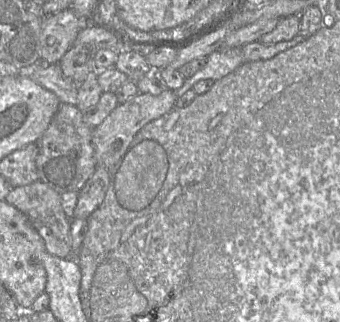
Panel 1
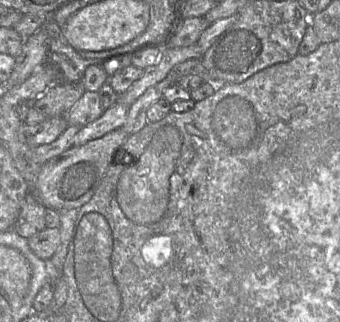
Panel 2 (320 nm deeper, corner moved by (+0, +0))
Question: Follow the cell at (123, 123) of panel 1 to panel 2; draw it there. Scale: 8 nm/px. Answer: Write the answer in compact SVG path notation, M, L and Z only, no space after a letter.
M118 128L83 145L72 146L48 160L42 165L38 175L34 197L46 208L56 211L79 209L91 199L105 175L115 151L127 141L129 136L122 128Z

